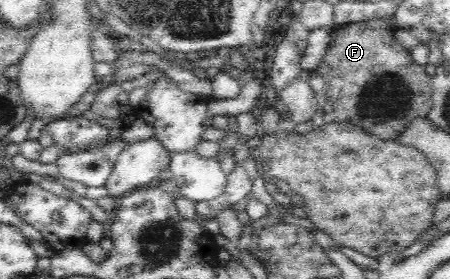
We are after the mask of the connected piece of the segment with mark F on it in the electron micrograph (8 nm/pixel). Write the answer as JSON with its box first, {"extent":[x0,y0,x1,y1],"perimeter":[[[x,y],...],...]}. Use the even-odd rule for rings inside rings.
{"extent":[317,18,433,141],"perimeter":[[[381,18],[335,25],[329,48],[317,66],[317,73],[325,83],[323,95],[334,108],[331,121],[357,126],[367,135],[384,141],[395,141],[415,119],[426,117],[433,106],[431,78],[423,65],[417,67],[410,50],[394,42],[395,27],[393,22],[385,23]]]}

